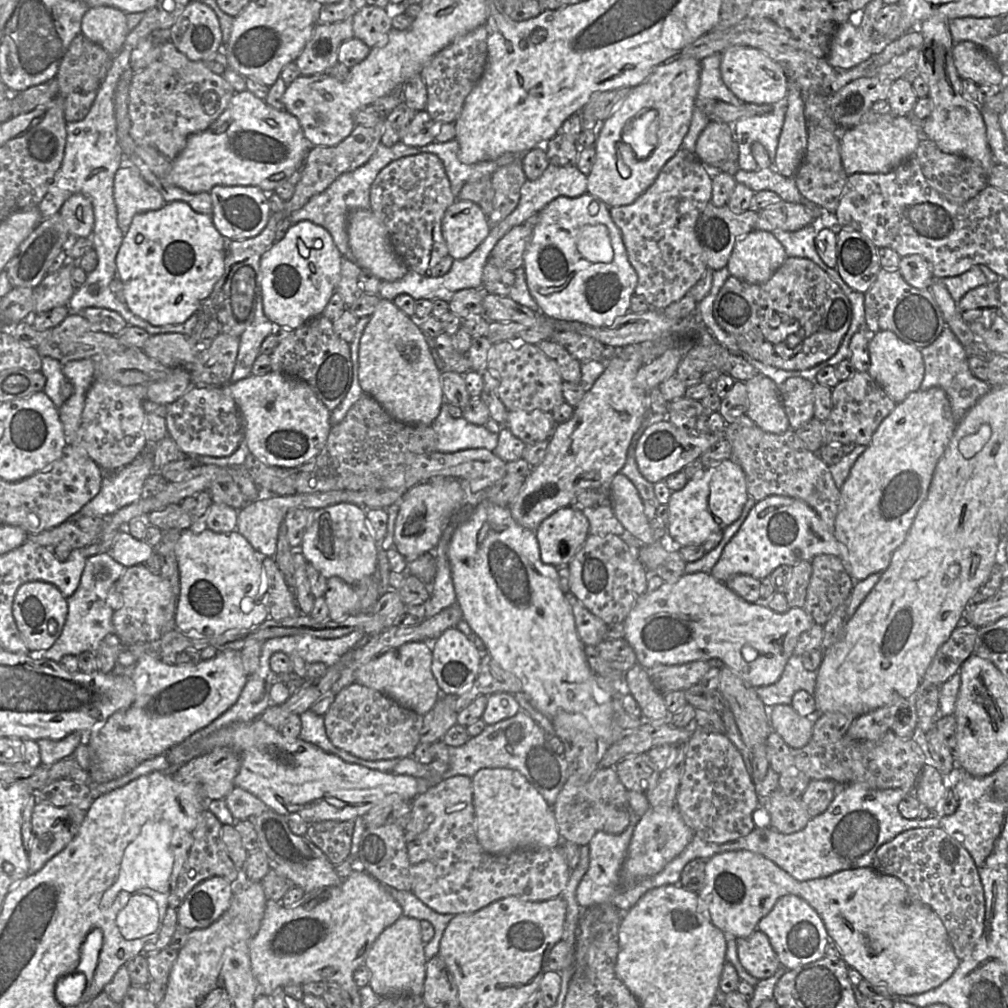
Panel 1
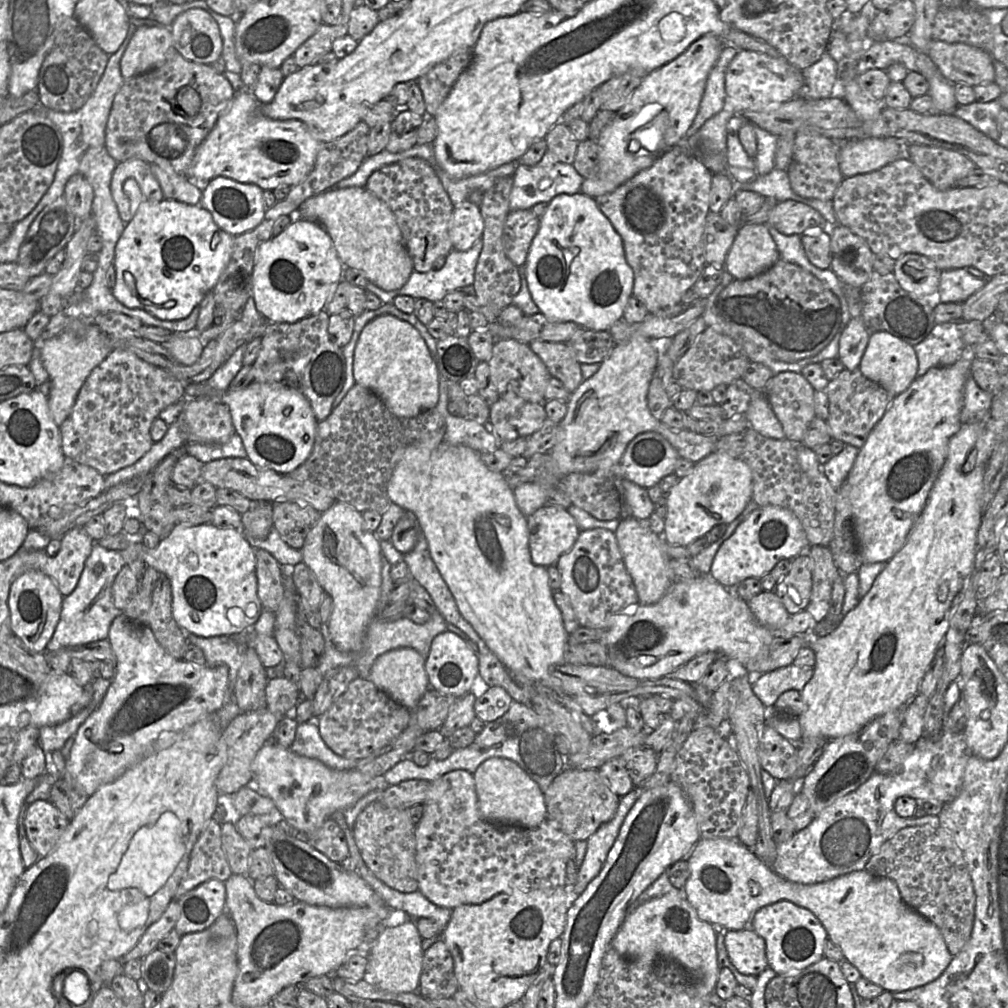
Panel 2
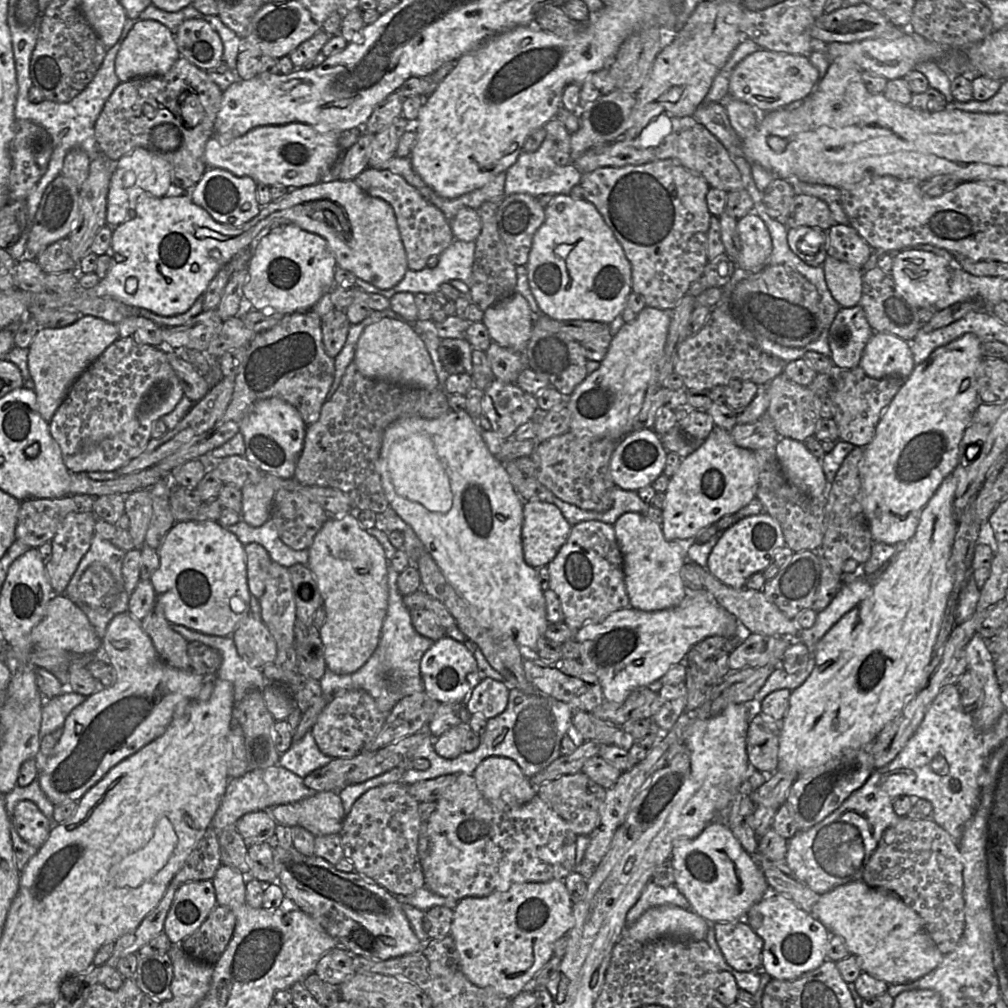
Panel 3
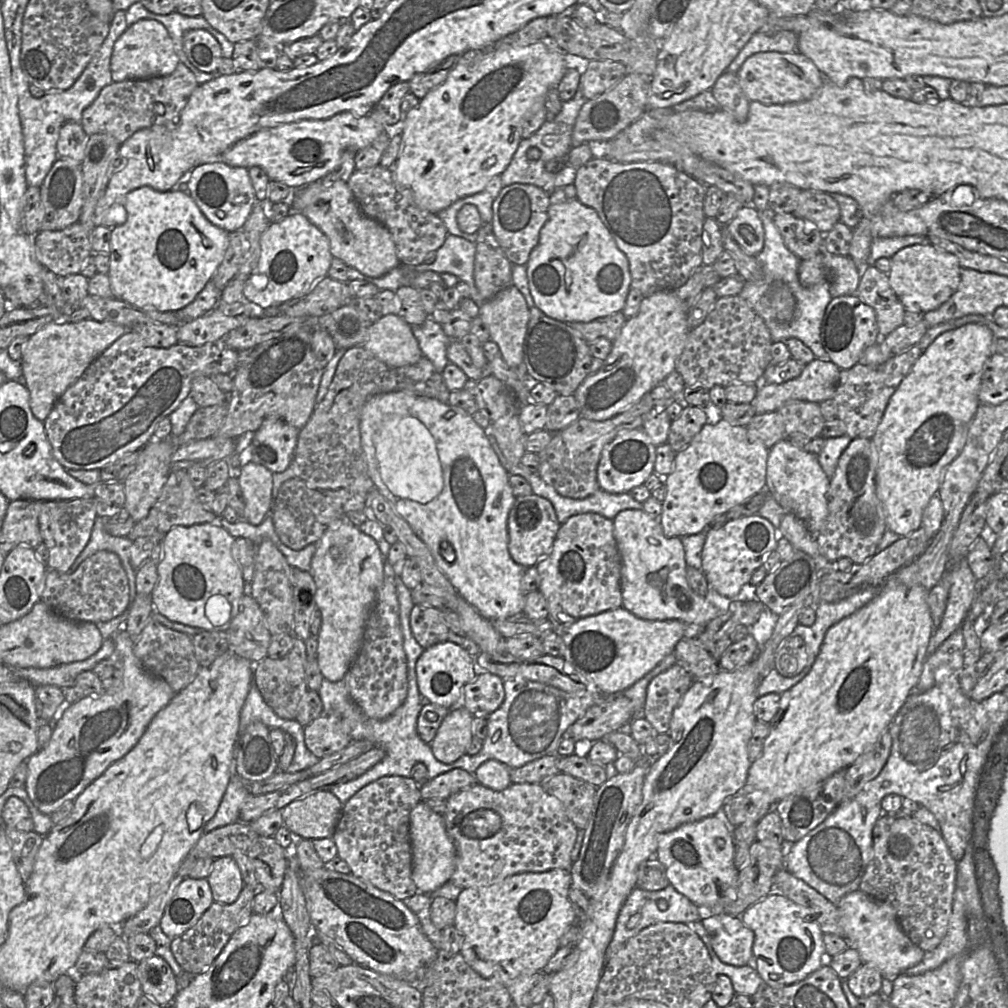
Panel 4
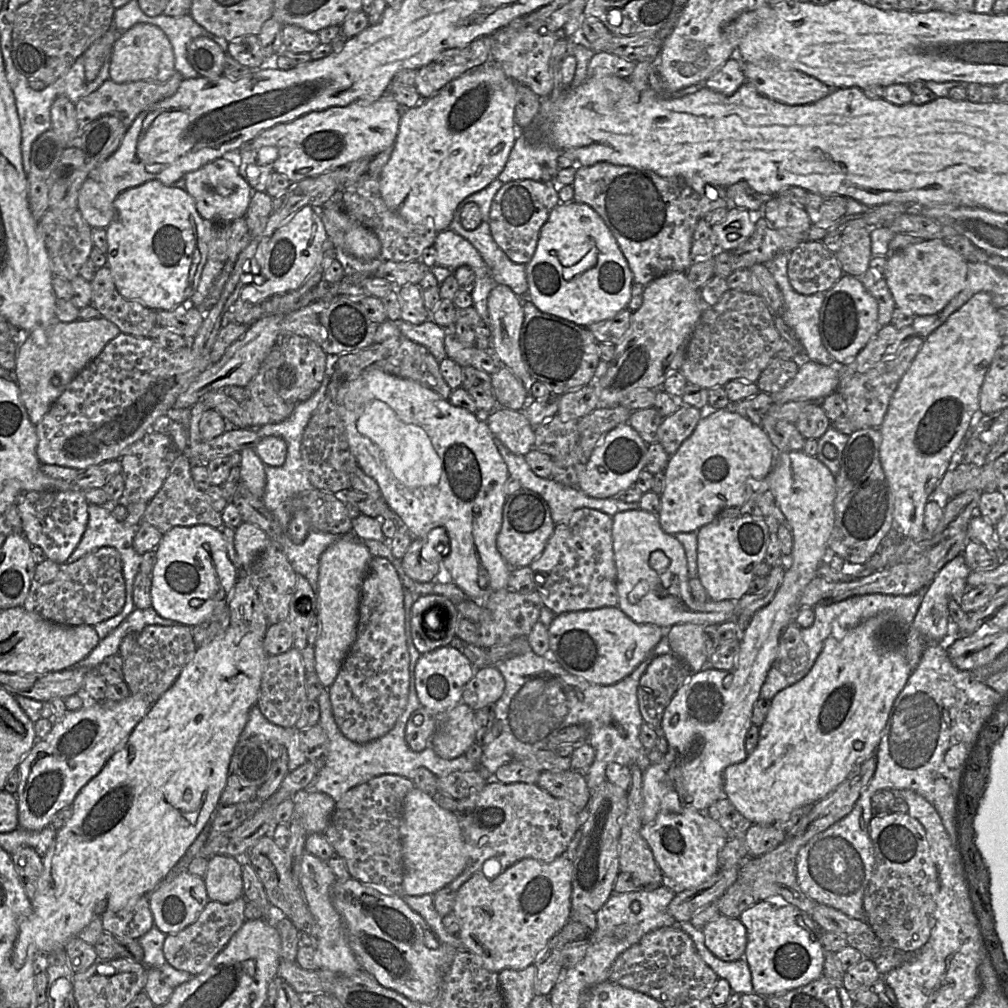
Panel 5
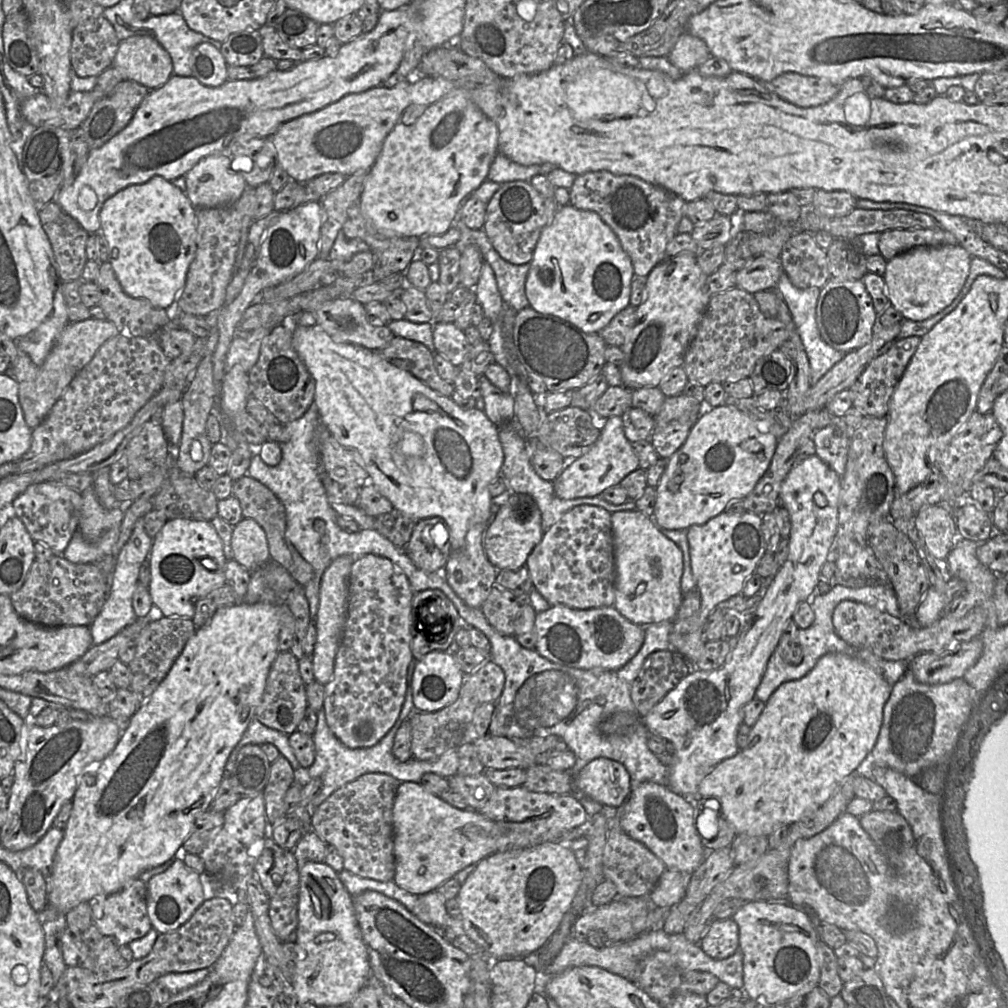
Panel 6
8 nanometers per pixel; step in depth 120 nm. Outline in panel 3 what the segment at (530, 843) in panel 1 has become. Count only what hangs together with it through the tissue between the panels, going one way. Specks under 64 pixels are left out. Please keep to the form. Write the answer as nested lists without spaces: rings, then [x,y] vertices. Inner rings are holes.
[[[506,757],[486,758],[474,770],[473,777],[478,789],[487,800],[502,799],[508,806],[525,804],[537,795],[537,787],[531,784],[515,761]]]

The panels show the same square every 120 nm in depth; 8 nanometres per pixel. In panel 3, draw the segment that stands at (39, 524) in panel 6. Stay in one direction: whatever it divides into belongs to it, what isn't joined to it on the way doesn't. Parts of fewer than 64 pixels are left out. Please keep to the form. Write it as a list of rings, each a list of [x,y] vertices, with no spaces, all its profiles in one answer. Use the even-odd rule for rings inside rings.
[[[93,512],[69,513],[51,540],[52,556],[45,564],[54,592],[63,595],[95,533]]]

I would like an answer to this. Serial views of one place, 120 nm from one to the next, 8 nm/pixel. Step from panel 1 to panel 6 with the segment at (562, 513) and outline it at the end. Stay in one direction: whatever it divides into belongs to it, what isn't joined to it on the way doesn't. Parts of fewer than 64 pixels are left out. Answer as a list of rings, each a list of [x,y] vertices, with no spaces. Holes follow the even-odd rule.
[[[506,492],[494,498],[497,512],[483,535],[483,549],[489,562],[501,570],[517,570],[526,565],[533,549],[541,541],[541,512],[534,499],[527,494]]]

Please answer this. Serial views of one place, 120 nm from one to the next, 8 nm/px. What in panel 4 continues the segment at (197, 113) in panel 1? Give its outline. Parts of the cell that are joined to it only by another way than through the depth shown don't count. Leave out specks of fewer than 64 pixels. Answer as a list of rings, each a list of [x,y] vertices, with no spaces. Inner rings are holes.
[[[180,61],[168,76],[112,82],[83,111],[80,124],[88,136],[108,134],[121,145],[138,130],[153,125],[177,125],[189,96],[198,85],[193,72]]]

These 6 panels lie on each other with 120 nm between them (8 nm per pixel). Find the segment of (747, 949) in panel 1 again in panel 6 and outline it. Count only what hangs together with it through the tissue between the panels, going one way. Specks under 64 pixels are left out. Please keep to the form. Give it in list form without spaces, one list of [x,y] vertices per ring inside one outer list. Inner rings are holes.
[[[732,918],[714,919],[699,946],[711,958],[725,959],[739,948],[739,928]]]

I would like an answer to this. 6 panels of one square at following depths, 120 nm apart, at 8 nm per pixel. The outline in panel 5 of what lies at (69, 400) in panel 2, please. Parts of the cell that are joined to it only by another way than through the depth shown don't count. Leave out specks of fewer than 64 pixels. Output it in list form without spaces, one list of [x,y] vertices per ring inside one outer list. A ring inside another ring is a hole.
[[[99,317],[73,322],[57,321],[47,329],[47,341],[44,346],[35,344],[28,335],[26,341],[17,349],[13,372],[17,376],[20,399],[33,425],[40,423],[76,375],[120,333],[120,329],[114,323]]]

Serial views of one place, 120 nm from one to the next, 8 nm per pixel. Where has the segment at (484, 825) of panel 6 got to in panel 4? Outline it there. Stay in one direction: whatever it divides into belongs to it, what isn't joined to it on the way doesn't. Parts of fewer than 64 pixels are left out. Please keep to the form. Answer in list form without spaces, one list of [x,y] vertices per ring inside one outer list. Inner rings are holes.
[[[424,800],[410,813],[410,839],[412,848],[412,879],[418,893],[430,894],[449,881],[456,867],[456,849],[449,837],[443,815],[434,812]]]

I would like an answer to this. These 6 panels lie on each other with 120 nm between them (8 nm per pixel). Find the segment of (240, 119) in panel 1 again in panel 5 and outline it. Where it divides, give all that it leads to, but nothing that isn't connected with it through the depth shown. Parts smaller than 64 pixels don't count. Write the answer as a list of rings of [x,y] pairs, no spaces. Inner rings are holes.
[[[385,93],[373,103],[353,102],[344,107],[330,107],[321,112],[311,112],[290,123],[276,125],[261,132],[243,147],[249,147],[256,151],[265,146],[276,147],[278,157],[273,163],[274,171],[283,174],[291,182],[299,182],[308,177],[341,168],[363,157],[375,157],[380,152],[393,147],[403,112],[404,108],[394,100],[393,95]]]

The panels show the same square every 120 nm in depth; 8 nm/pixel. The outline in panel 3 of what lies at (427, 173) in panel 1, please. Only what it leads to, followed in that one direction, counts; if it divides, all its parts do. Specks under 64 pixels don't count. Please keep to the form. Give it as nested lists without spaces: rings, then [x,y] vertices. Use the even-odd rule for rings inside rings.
[[[367,167],[354,181],[368,195],[383,199],[393,208],[410,270],[424,269],[429,257],[439,256],[455,240],[451,223],[443,212],[427,201],[402,176],[387,169]]]

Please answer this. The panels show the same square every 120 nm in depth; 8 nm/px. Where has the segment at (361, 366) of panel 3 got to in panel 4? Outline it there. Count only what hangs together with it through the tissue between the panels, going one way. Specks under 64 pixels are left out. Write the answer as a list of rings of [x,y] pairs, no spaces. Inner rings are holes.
[[[395,314],[381,316],[370,324],[362,346],[392,367],[414,364],[423,356],[411,325]]]

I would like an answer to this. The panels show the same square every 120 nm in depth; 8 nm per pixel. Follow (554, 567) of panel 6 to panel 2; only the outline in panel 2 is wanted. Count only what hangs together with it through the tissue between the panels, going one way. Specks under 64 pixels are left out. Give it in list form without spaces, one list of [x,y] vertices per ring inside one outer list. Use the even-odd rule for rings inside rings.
[[[608,529],[580,531],[574,546],[559,558],[556,567],[561,575],[560,591],[569,598],[581,627],[604,630],[614,615],[630,611],[639,604],[615,533]]]

